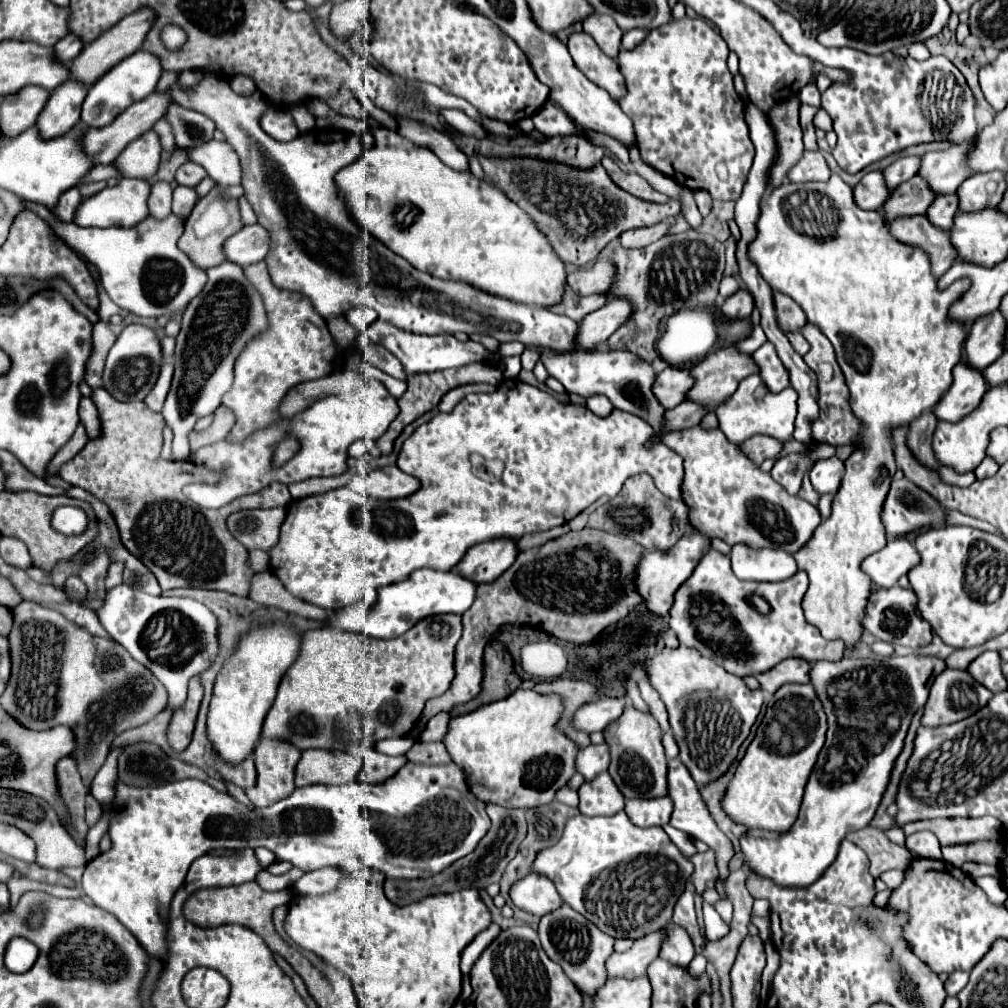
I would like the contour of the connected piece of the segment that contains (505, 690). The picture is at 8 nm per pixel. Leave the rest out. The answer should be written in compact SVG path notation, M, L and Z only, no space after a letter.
M491 641L485 647L485 655L483 655L481 693L475 699L471 699L469 703L453 707L449 711L449 715L459 717L463 713L471 713L471 711L479 709L481 705L505 699L519 687L519 683L521 683L521 679L513 673L513 659L511 659L509 651L501 643Z

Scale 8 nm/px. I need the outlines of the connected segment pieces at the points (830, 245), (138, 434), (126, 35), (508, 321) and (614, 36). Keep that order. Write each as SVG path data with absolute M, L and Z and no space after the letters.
M835 173L827 183L793 185L783 181L779 187L767 191L759 207L761 213L757 219L757 237L751 241L747 253L759 267L763 279L773 289L789 295L805 311L807 321L819 325L833 343L837 363L851 393L851 411L861 421L859 437L853 443L855 449L845 461L845 475L839 491L833 497L831 517L821 521L807 547L793 555L797 567L805 569L809 575L809 589L803 599L807 621L819 627L825 639L843 639L847 647L853 647L863 633L861 619L871 593L871 581L861 571L861 561L867 555L883 549L887 543L879 513L889 491L891 477L897 471L889 435L937 405L941 395L949 389L951 369L961 361L967 329L963 323L951 323L947 311L951 303L959 299L963 291L967 291L969 281L955 281L945 291L937 291L937 279L933 279L929 271L927 253L895 241L889 235L883 217L877 211L859 209L853 203L851 187Z
M101 387L93 389L91 399L97 405L103 435L89 439L73 459L63 463L59 477L69 485L89 491L109 507L125 549L151 569L163 591L173 587L199 587L247 595L249 579L253 577L253 571L247 567L247 549L239 541L229 541L225 521L231 513L241 509L289 505L291 495L287 485L271 483L259 493L245 495L221 509L201 509L181 495L183 485L217 483L219 475L191 461L161 459L163 415L151 411L143 401L115 401Z
M139 9L135 11L135 15L127 15L123 23L111 27L111 31L105 31L99 39L95 39L95 43L89 43L83 47L83 51L71 61L71 77L75 81L81 81L83 85L93 85L99 77L103 77L103 73L107 73L111 67L123 61L123 57L129 57L141 47L147 31L151 29L153 19L155 19L155 13L149 9Z
M203 75L203 79L191 89L183 87L181 81L177 79L169 87L169 95L181 107L195 109L207 115L209 119L213 119L215 127L225 135L225 141L237 151L241 161L241 187L245 189L245 199L253 207L257 215L257 223L265 227L271 237L269 253L265 257L271 281L279 289L305 295L311 301L313 309L323 319L329 319L331 315L345 315L353 307L371 307L377 311L379 319L395 327L401 327L401 331L427 333L427 335L457 333L457 331L463 331L467 335L487 333L501 343L519 341L527 347L535 345L547 351L573 349L577 323L571 321L569 317L551 313L549 309L541 309L541 307L511 303L509 299L499 299L497 295L487 295L485 291L471 287L471 283L451 283L451 279L435 279L433 275L427 275L411 267L411 263L395 255L389 247L381 245L379 239L363 231L363 227L359 227L351 219L347 205L343 203L343 195L339 195L339 187L335 183L335 171L341 171L343 167L347 167L347 163L355 163L359 151L363 151L361 135L339 131L335 127L317 127L313 131L299 135L293 141L287 143L275 141L259 127L259 117L269 107L263 93L259 95L259 91L255 91L253 95L247 97L237 95L231 91L227 81L213 79L211 75Z
M589 15L585 21L583 21L583 31L587 35L591 35L595 39L595 43L599 45L599 49L615 59L615 55L619 53L619 45L621 45L621 29L619 25L607 17L607 15Z

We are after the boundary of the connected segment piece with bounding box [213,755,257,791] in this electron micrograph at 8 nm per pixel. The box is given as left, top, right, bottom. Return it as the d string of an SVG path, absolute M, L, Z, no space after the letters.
M213 755L213 759L217 761L217 771L221 773L221 777L229 783L235 783L237 787L241 787L243 791L253 787L255 785L255 779L257 779L257 771L255 771L255 763L253 759L245 759L241 765L237 767L231 767L227 763L223 763L219 757Z

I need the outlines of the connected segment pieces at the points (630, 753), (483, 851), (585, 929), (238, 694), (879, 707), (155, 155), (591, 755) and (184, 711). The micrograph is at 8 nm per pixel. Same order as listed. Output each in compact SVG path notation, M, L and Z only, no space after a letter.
M627 705L623 715L603 729L603 735L605 743L611 747L609 775L627 799L653 799L667 795L667 759L661 743L659 723L651 713L643 713L633 705Z
M487 805L487 815L491 819L491 829L487 835L479 841L475 851L471 855L465 855L463 859L455 861L453 867L443 869L439 875L433 875L431 879L415 879L417 899L429 897L429 895L441 895L441 893L455 893L469 887L487 887L489 883L495 883L501 879L505 865L515 857L519 843L525 839L527 833L527 821L525 811L519 809L503 809L499 805Z
M561 905L559 909L543 915L537 933L549 959L563 967L577 989L583 993L593 993L605 983L605 959L613 953L613 937L599 931L591 921L573 911L569 905Z
M267 625L263 629L251 629L237 645L235 653L229 657L229 661L225 661L221 673L215 679L215 689L213 689L213 697L209 703L209 713L207 713L207 739L209 739L209 747L227 763L241 763L245 757L249 757L255 749L255 745L261 739L261 725L263 719L267 715L267 711L273 705L275 693L277 693L277 685L283 677L283 673L289 669L289 665L297 659L299 653L299 641L301 635L291 629L289 625Z
M923 655L885 659L843 657L839 661L817 661L811 665L811 683L827 715L827 739L807 781L801 811L793 827L785 833L747 831L741 837L741 851L745 855L743 867L749 873L755 871L755 875L763 875L763 879L771 879L781 887L809 887L815 883L815 879L819 879L819 875L823 875L823 871L833 863L843 835L847 835L851 829L867 827L867 823L873 819L887 787L893 761L903 747L911 717L919 707L925 705L931 677L943 669L945 661Z
M147 131L143 133L143 137L131 141L113 161L113 165L121 177L149 179L157 173L159 153L161 153L159 137L155 135L155 131Z
M589 745L577 753L575 769L585 777L585 781L595 779L599 773L607 771L609 767L609 749L607 745Z
M193 677L189 681L187 701L183 703L183 707L179 707L179 711L173 713L171 725L167 729L169 745L177 753L185 751L187 745L191 743L191 735L193 735L193 727L195 727L195 719L197 719L201 699L203 699L203 687L199 683L199 677Z

